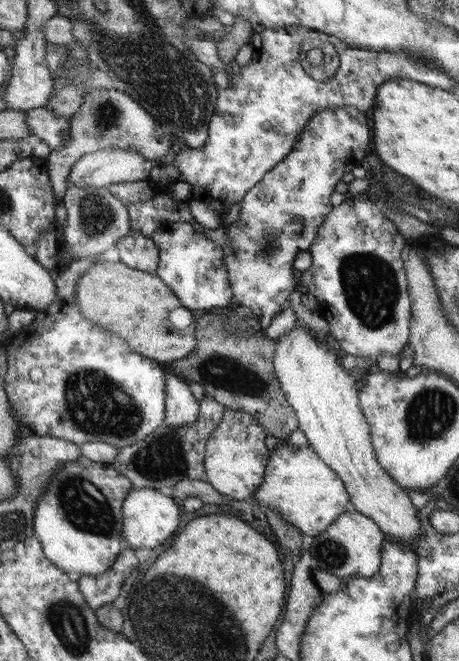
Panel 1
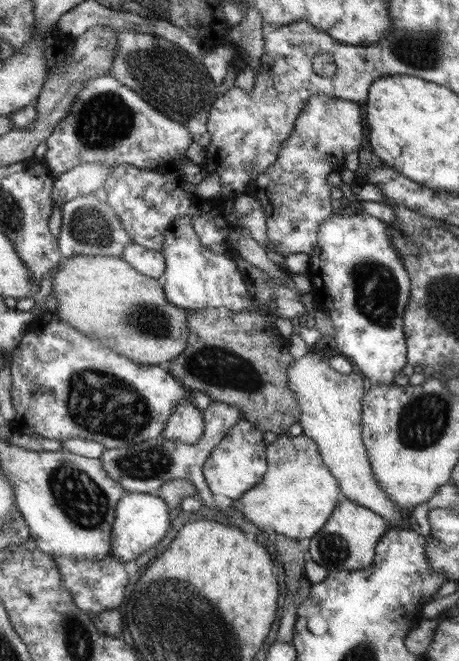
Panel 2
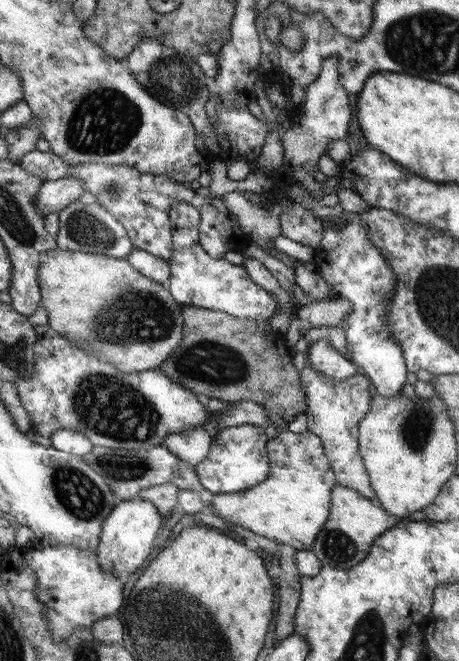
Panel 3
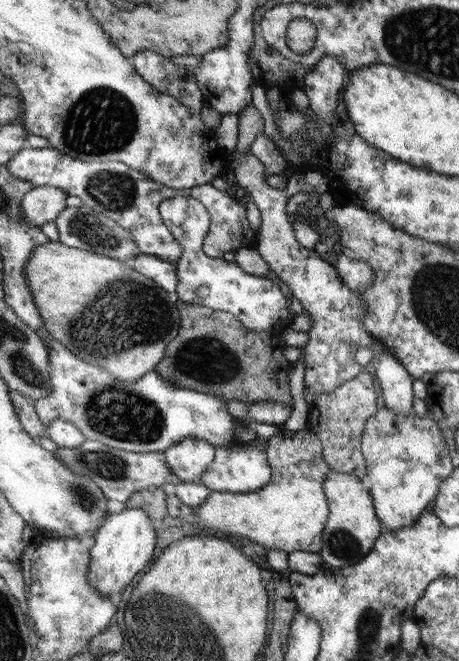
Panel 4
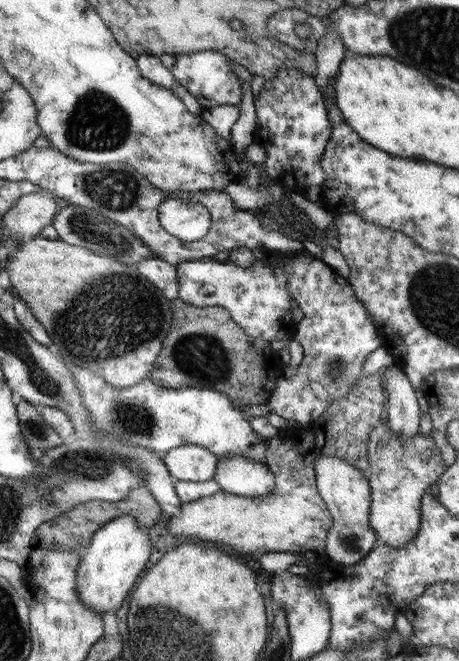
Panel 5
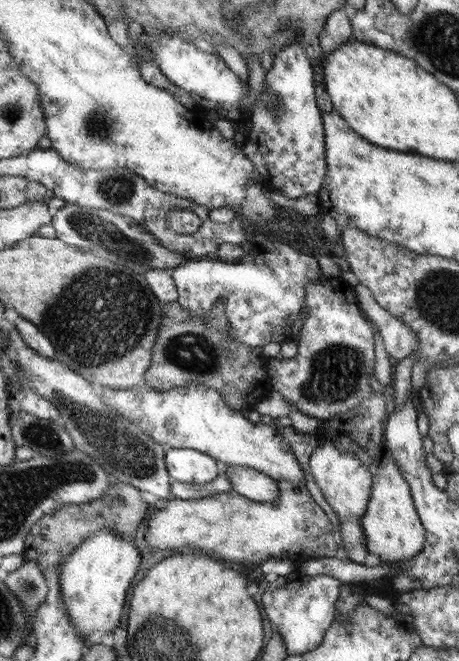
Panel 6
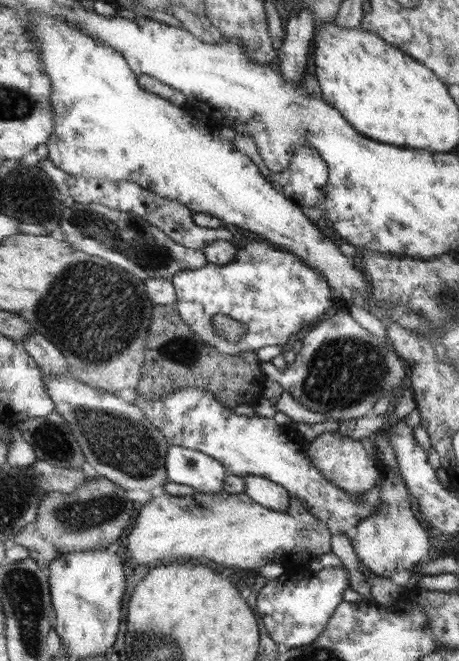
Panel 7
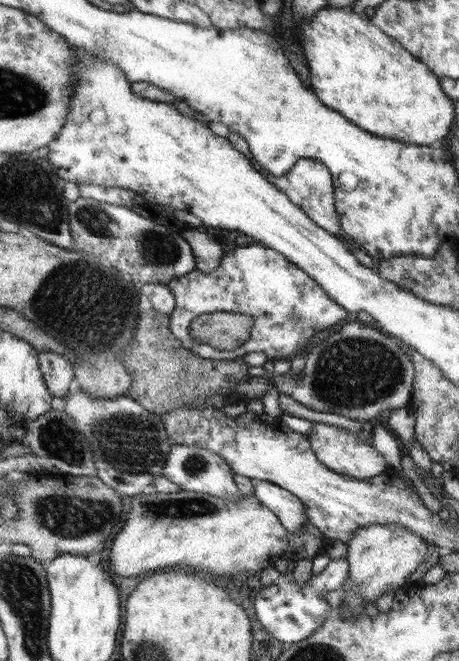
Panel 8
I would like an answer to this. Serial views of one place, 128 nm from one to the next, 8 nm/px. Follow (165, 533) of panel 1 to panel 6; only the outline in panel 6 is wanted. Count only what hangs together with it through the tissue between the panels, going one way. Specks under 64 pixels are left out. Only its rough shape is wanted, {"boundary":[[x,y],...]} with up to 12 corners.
{"boundary":[[101,530],[61,564],[85,640],[120,626],[140,552]]}

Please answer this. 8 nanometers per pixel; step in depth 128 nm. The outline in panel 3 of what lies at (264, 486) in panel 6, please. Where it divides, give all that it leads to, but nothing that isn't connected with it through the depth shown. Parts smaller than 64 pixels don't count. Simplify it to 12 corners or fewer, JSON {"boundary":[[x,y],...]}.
{"boundary":[[250,424],[223,428],[196,465],[214,494],[269,478],[268,435]]}

